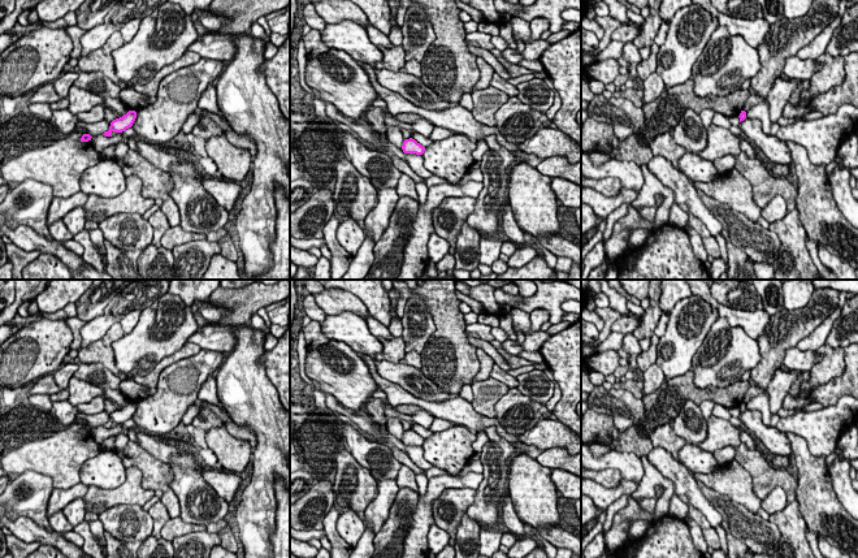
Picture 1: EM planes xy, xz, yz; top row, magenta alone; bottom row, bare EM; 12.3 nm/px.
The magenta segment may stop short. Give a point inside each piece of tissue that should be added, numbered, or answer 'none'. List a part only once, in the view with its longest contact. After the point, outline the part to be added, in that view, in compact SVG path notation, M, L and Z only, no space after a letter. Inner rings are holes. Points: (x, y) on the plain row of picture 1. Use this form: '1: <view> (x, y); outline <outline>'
none

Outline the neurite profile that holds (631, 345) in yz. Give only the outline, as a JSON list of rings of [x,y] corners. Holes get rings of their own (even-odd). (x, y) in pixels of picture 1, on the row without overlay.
[[[633,332],[625,334],[623,339],[623,349],[627,354],[636,354],[637,356],[642,352],[640,347],[640,341],[636,338]]]

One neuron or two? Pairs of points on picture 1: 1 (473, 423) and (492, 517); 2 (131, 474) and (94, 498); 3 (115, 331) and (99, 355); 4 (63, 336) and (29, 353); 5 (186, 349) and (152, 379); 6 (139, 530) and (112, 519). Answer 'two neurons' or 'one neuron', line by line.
1: two neurons
2: one neuron
3: one neuron
4: one neuron
5: one neuron
6: one neuron

